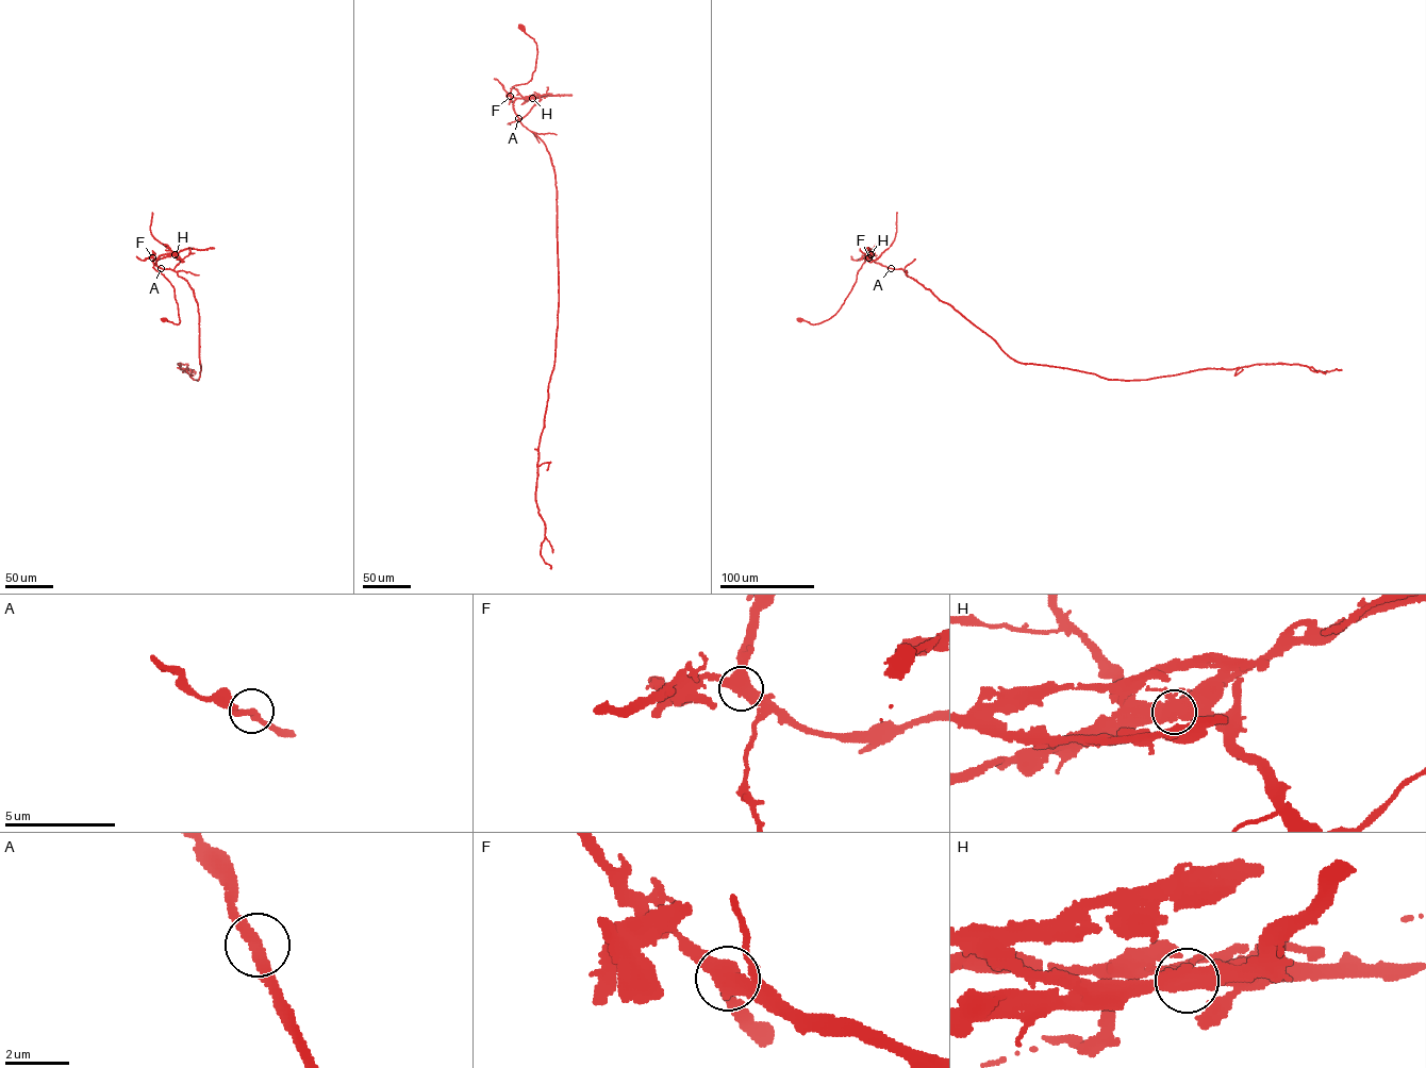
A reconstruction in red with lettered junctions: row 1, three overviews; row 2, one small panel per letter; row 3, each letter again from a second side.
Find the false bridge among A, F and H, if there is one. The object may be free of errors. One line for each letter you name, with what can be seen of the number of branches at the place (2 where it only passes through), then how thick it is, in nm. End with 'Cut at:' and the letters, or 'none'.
H: Branches: 4. Thickness 500 nm
Cut at: H

